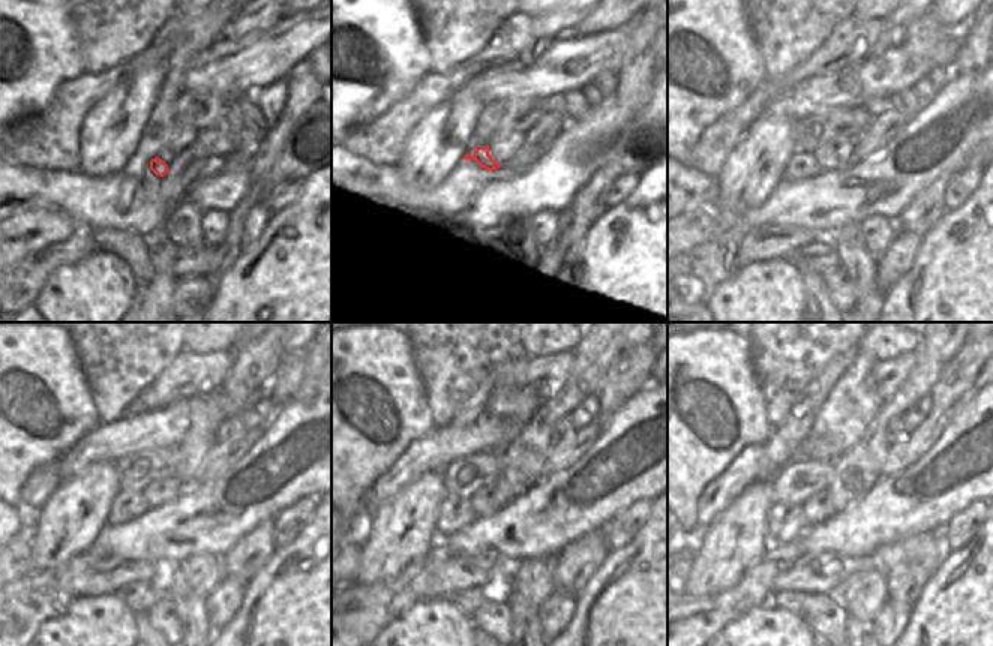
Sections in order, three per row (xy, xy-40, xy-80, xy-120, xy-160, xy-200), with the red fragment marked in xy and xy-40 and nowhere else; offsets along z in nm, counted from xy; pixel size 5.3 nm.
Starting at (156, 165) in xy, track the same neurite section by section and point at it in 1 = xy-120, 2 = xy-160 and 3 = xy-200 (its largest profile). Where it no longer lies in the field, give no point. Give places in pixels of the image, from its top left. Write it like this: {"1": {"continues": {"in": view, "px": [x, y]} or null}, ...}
{"1": {"continues": {"in": "xy-120", "px": [126, 505]}}, "2": {"continues": {"in": "xy-160", "px": [455, 513]}}, "3": {"continues": {"in": "xy-200", "px": [786, 522]}}}

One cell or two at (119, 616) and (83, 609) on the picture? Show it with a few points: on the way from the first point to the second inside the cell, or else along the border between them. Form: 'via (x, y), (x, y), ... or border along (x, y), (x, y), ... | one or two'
via (110, 618), (92, 618) | one

